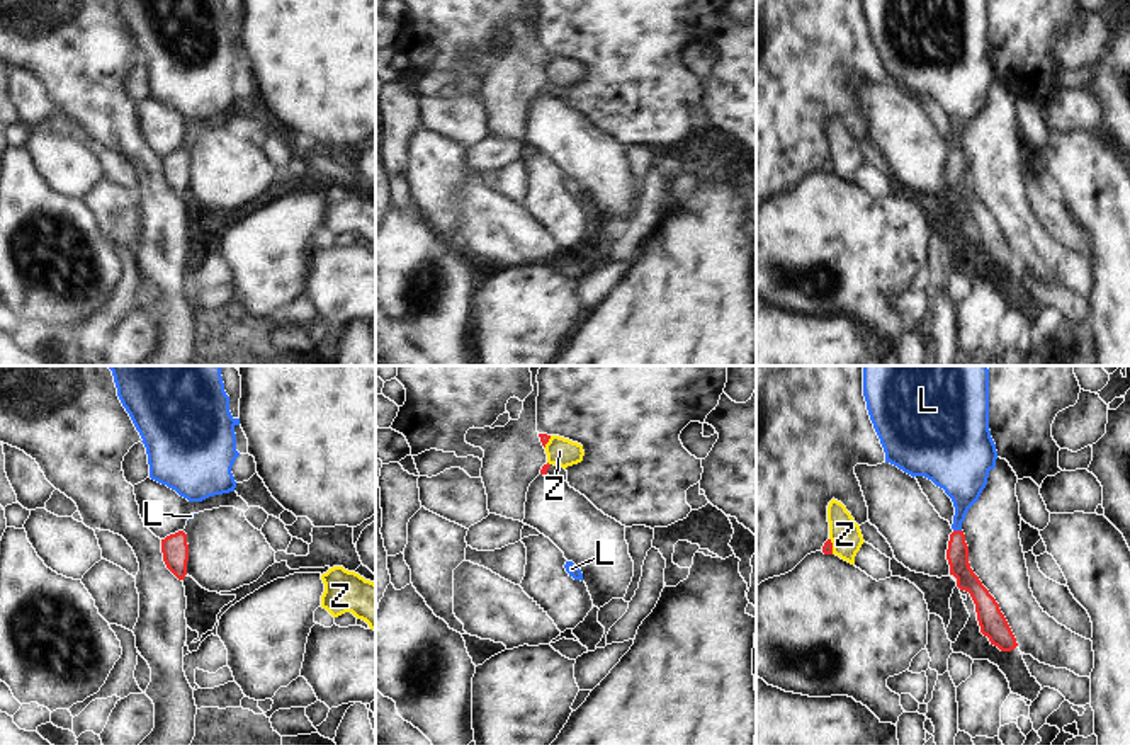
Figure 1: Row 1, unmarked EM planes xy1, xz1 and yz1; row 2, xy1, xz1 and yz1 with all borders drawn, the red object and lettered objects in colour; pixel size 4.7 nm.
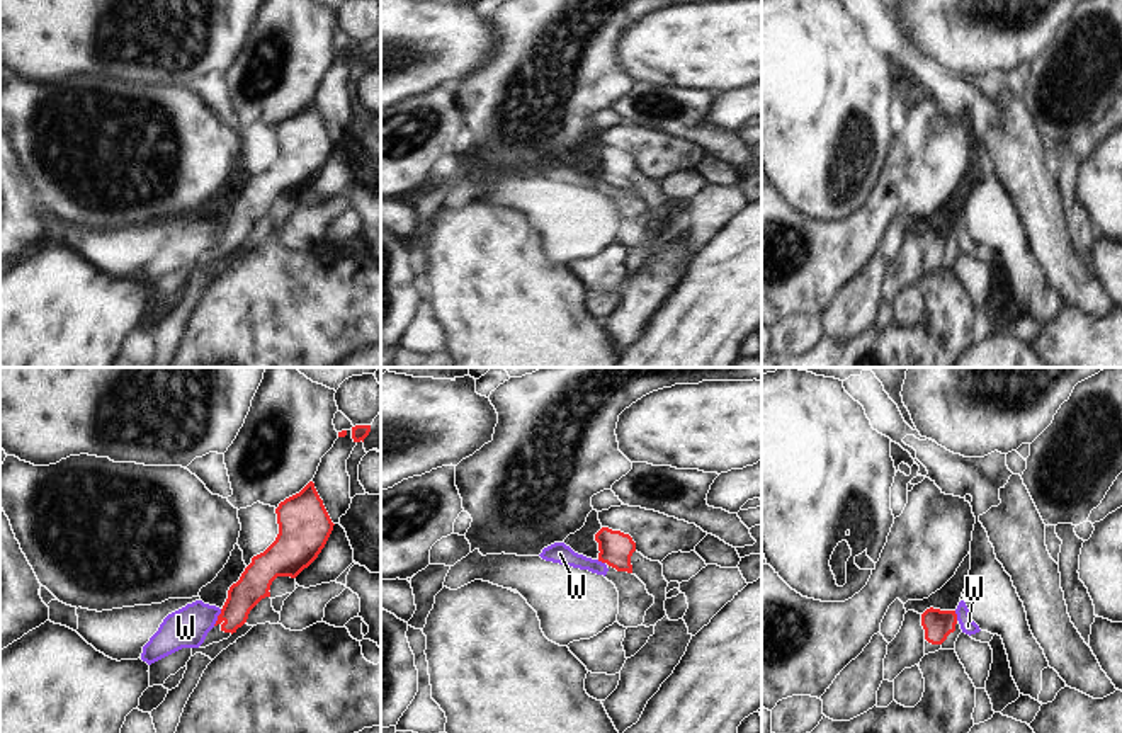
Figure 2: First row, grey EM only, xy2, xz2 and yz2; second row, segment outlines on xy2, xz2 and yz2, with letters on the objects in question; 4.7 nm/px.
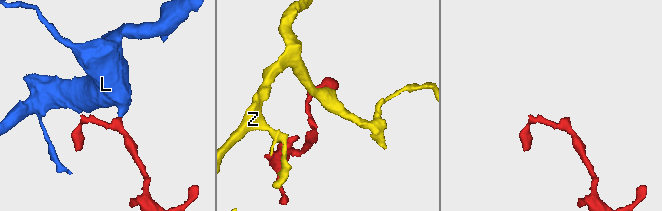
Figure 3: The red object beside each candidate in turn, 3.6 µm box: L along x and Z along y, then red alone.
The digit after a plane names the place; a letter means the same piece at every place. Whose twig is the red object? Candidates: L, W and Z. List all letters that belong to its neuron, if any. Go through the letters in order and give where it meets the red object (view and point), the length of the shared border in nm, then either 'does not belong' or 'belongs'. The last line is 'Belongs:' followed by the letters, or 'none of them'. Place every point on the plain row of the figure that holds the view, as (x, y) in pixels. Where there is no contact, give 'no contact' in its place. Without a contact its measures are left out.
L: meets red in yz1 at (957, 150); contact 40 nm long; belongs
W: meets red in xy2 at (218, 237); contact 90 nm long; does not belong
Z: meets red in yz1 at (831, 165); contact 80 nm long; does not belong
Belongs: L

